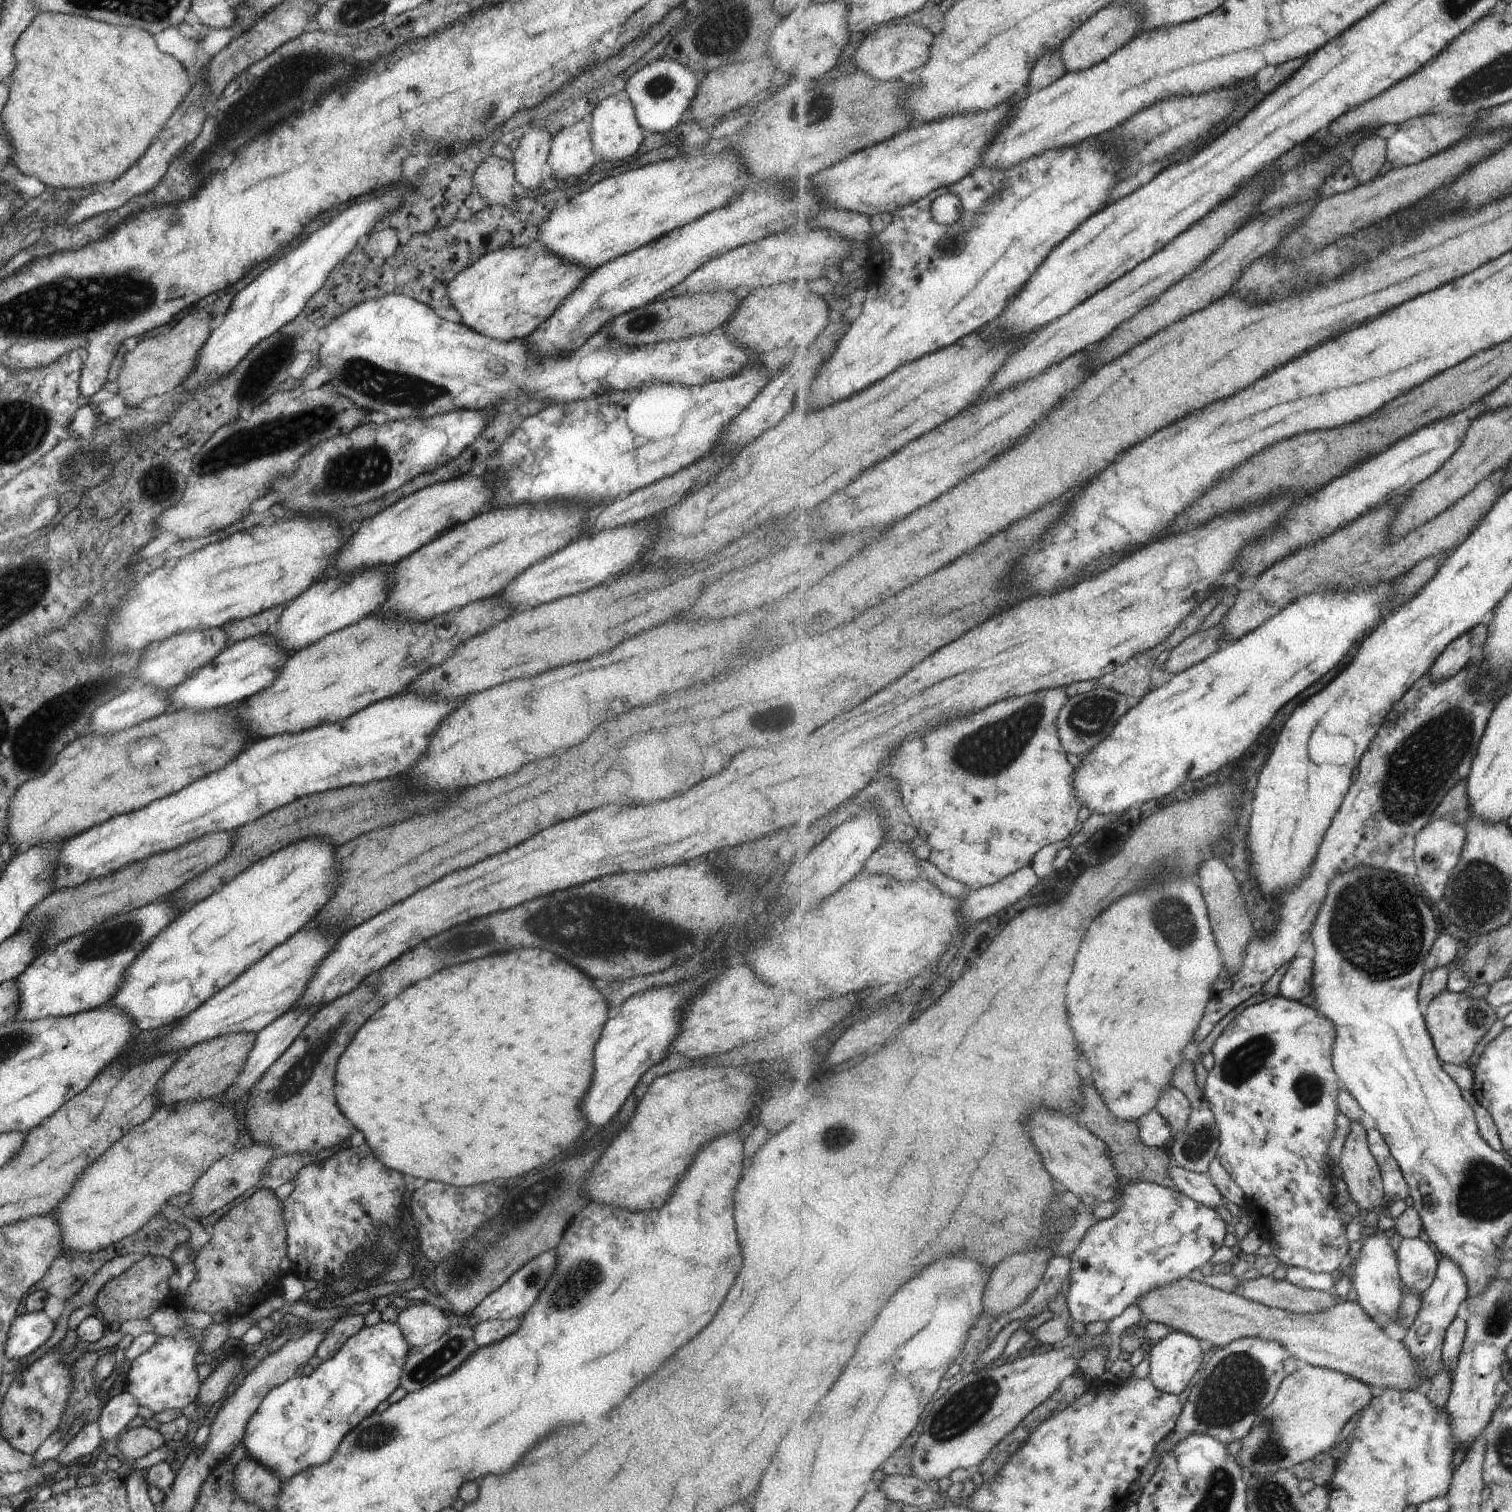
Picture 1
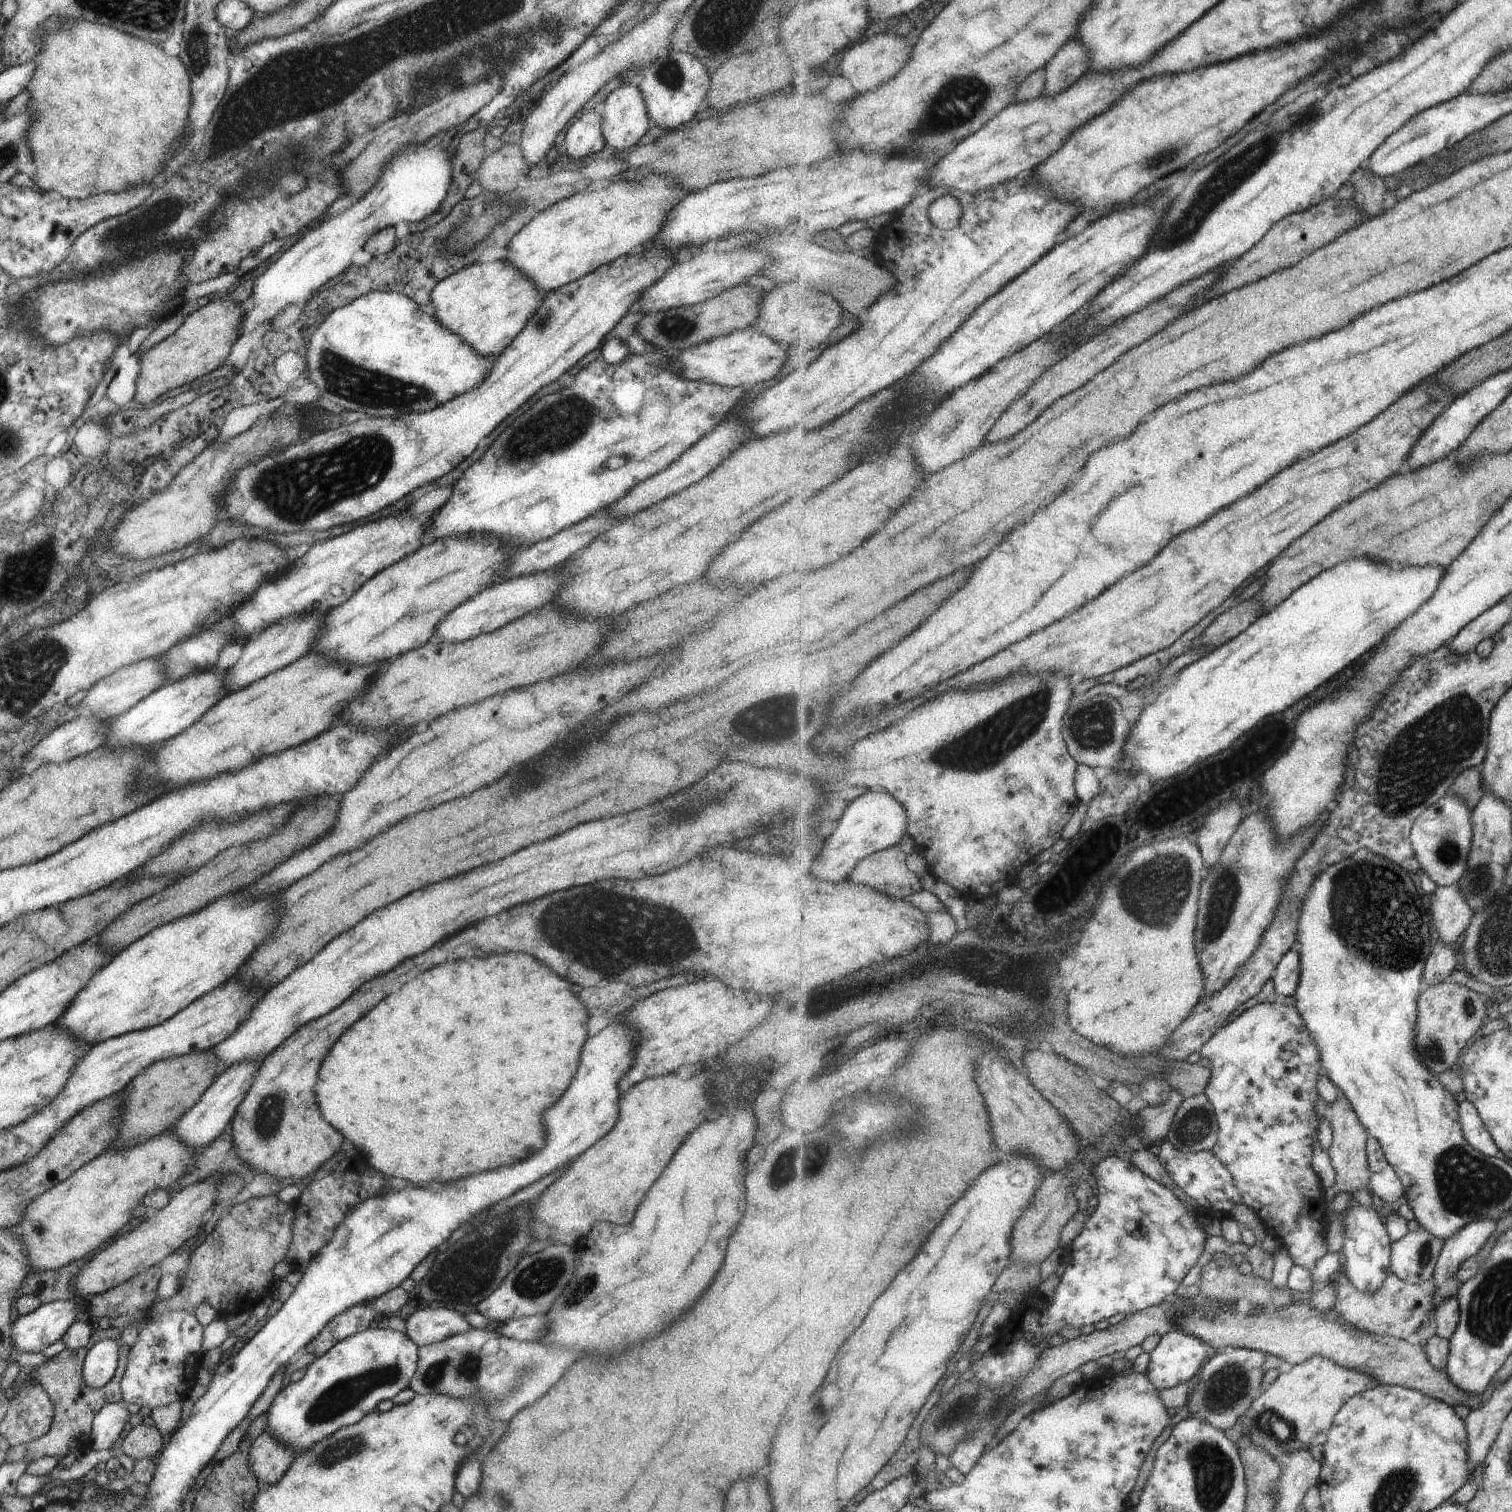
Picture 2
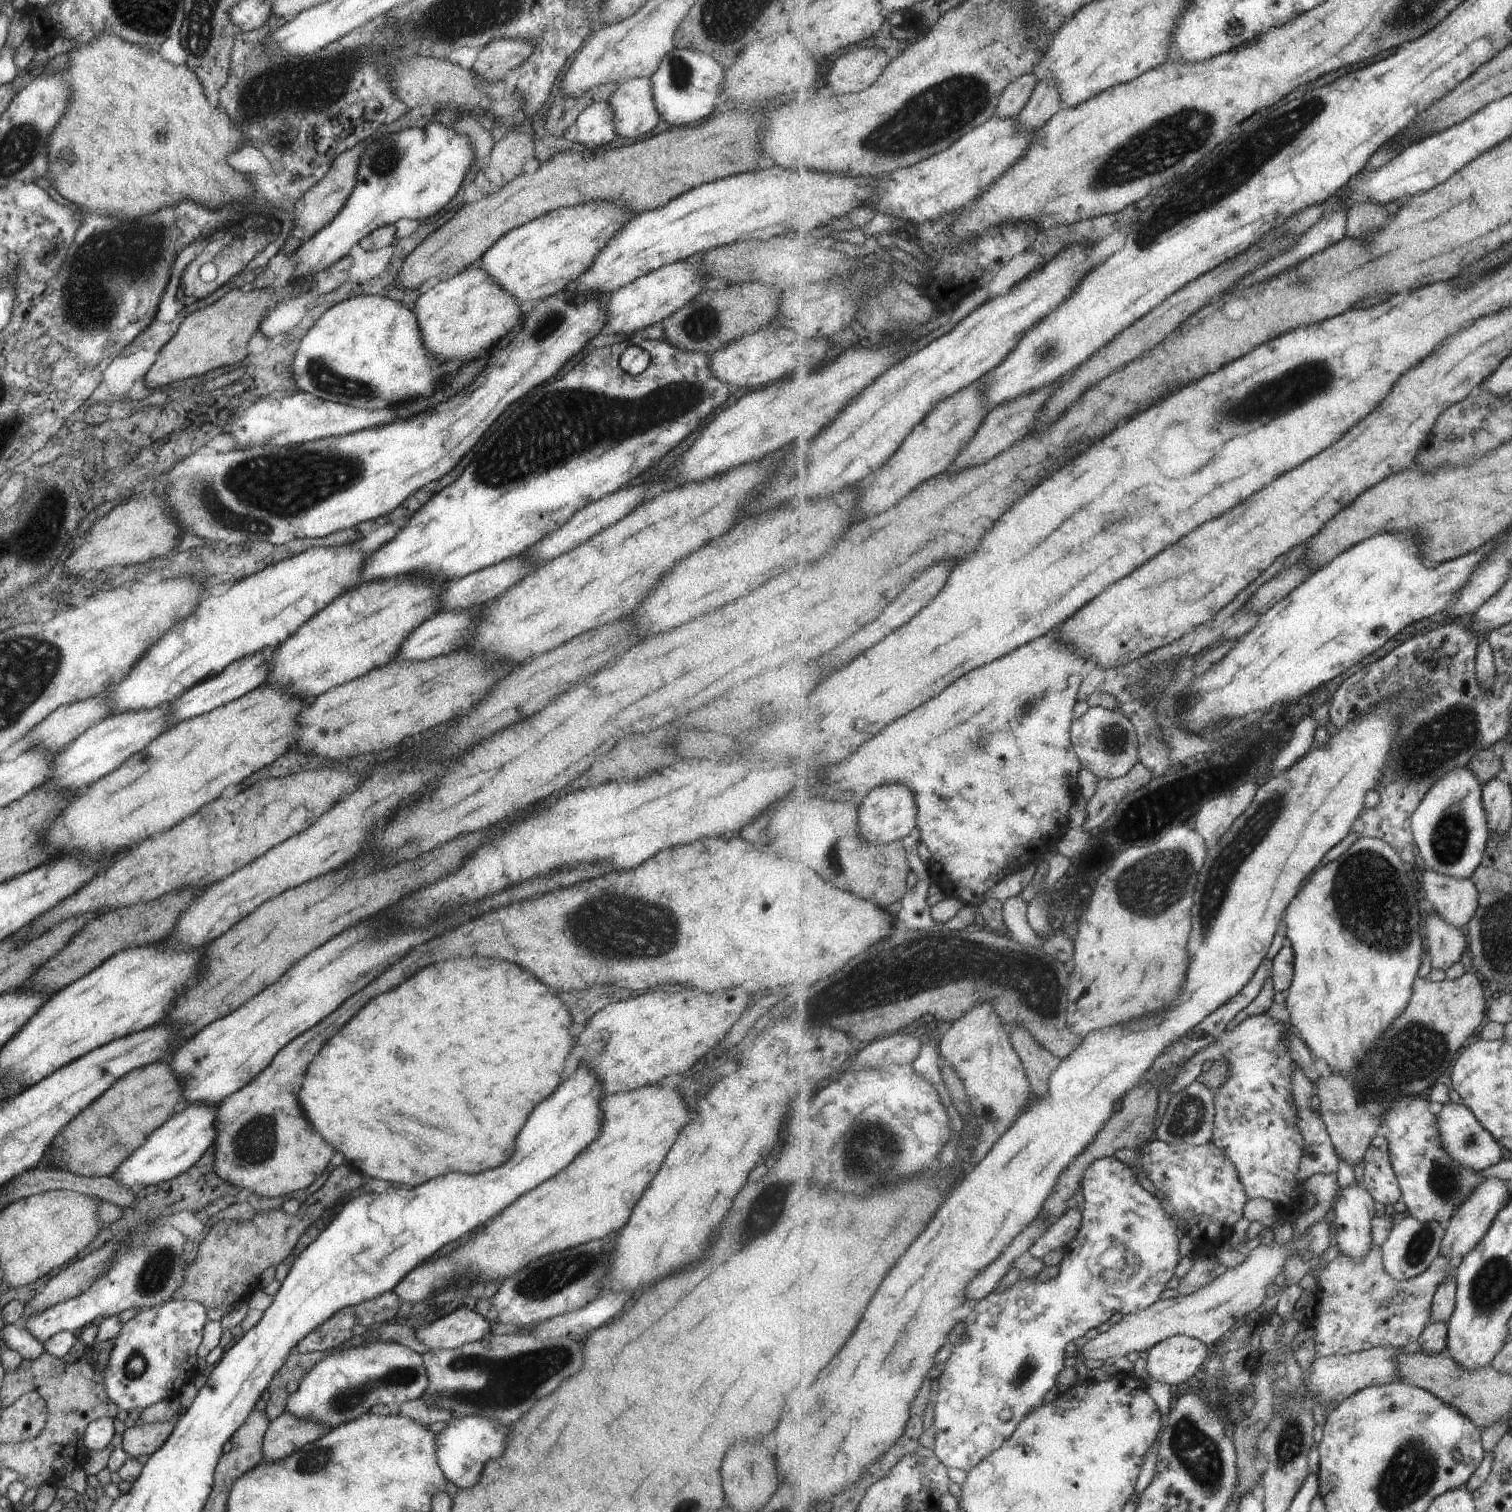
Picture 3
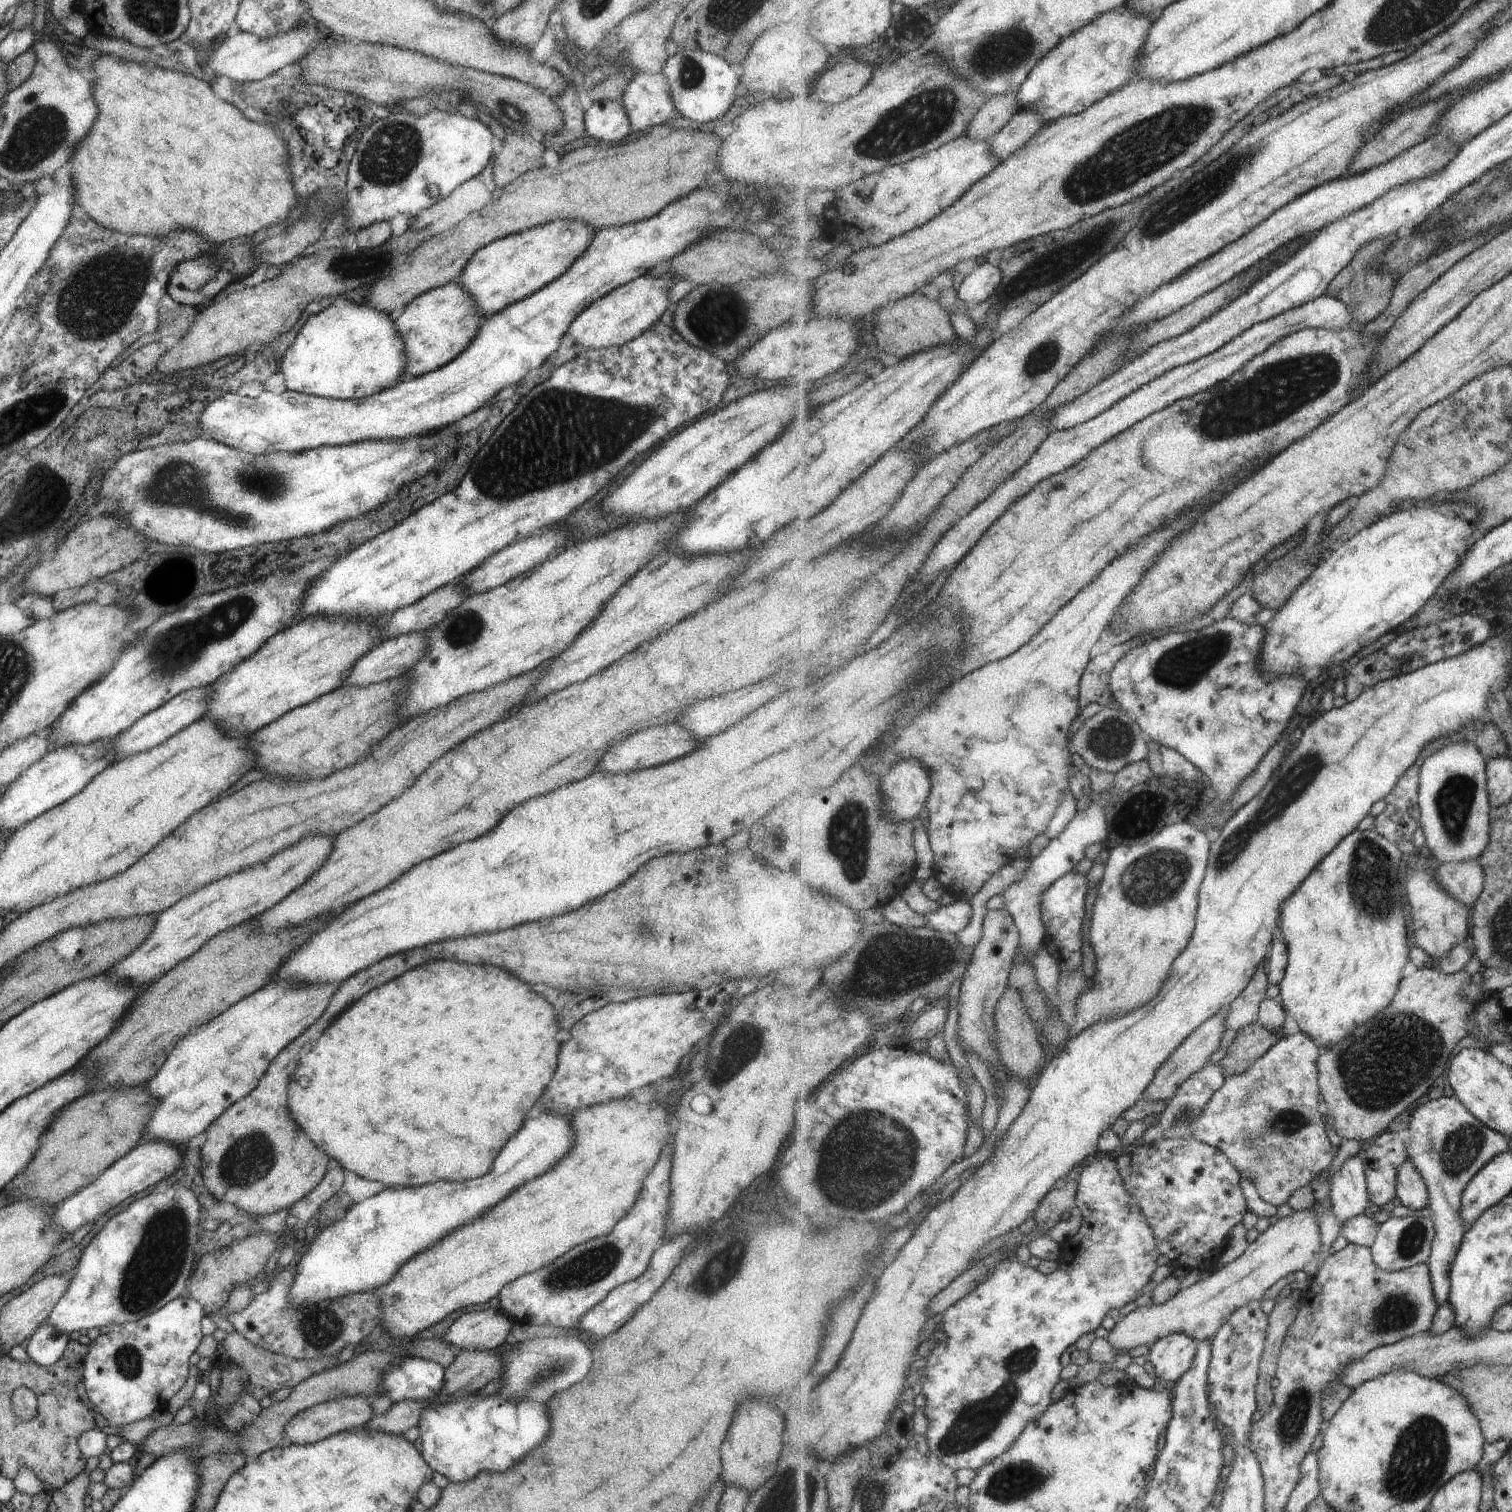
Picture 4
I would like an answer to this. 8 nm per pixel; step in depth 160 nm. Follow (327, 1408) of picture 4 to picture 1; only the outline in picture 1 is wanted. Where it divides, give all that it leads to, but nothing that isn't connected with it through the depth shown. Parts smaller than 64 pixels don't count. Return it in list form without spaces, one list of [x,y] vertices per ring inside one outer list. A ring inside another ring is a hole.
[[[249,1456],[233,1467],[233,1494],[245,1502],[254,1503],[259,1496],[271,1496],[281,1489],[281,1480]]]

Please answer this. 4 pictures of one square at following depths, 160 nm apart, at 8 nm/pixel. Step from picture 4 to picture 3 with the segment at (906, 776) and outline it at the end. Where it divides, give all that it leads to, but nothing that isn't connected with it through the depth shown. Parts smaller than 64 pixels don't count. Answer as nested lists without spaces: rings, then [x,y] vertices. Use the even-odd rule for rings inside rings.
[[[903,784],[885,785],[874,788],[867,796],[859,799],[858,834],[872,845],[890,845],[907,838],[918,828],[918,806],[914,792]]]

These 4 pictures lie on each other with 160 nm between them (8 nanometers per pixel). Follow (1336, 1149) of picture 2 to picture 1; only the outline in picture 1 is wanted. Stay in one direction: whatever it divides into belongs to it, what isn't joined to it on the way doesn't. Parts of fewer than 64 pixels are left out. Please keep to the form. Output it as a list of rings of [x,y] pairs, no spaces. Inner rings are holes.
[[[1352,1122],[1352,1131],[1349,1135],[1347,1144],[1344,1146],[1344,1153],[1341,1162],[1337,1165],[1341,1178],[1348,1186],[1351,1200],[1357,1203],[1361,1209],[1373,1211],[1379,1210],[1385,1202],[1386,1191],[1382,1170],[1375,1155],[1371,1152],[1370,1142],[1368,1141],[1369,1124],[1362,1122]]]

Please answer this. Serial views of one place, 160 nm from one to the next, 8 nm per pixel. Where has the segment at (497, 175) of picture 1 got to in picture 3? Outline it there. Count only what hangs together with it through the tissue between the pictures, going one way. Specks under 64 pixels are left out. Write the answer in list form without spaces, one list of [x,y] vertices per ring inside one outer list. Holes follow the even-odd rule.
[[[513,127],[500,140],[494,142],[488,154],[488,163],[481,168],[488,187],[501,188],[519,173],[523,164],[533,158],[533,137]]]

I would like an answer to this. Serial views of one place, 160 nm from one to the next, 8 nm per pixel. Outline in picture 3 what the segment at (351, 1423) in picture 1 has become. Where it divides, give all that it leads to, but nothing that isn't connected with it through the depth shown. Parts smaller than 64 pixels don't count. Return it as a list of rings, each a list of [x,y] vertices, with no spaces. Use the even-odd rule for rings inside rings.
[[[379,1341],[346,1350],[336,1350],[316,1362],[300,1378],[297,1390],[288,1395],[284,1410],[298,1419],[318,1423],[326,1431],[369,1412],[369,1408],[373,1404],[386,1404],[395,1408],[403,1401],[421,1398],[427,1383],[428,1378],[424,1371],[423,1359],[418,1352],[391,1341]]]

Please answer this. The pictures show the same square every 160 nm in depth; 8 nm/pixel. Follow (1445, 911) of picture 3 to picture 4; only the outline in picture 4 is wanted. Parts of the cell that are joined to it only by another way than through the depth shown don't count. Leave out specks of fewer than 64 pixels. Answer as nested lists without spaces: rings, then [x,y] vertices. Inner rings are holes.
[[[1478,860],[1438,864],[1434,870],[1434,878],[1468,908],[1476,905],[1485,890],[1484,870]]]

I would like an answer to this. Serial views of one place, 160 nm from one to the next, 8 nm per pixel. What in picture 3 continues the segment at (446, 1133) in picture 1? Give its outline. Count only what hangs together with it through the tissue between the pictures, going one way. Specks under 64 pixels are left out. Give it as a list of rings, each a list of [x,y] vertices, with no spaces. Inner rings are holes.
[[[473,956],[437,961],[420,968],[395,988],[369,999],[365,1006],[332,1034],[306,1066],[303,1082],[296,1097],[312,1129],[317,1130],[325,1142],[329,1142],[335,1150],[339,1150],[345,1156],[345,1160],[365,1176],[389,1180],[393,1184],[399,1182],[415,1186],[447,1172],[465,1172],[472,1175],[499,1166],[512,1155],[515,1137],[529,1113],[556,1089],[563,1061],[569,1054],[569,1049],[575,1044],[575,1039],[569,1030],[571,1023],[569,1011],[557,998],[557,993],[549,992],[547,986],[543,986],[539,980],[535,980],[535,976],[527,974],[515,963],[499,959],[485,960]]]

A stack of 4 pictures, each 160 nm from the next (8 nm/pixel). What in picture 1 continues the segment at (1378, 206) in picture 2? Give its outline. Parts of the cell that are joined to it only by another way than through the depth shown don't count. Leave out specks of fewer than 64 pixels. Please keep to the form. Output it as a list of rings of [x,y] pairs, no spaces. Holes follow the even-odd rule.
[[[1371,134],[1355,144],[1349,164],[1361,185],[1380,176],[1388,160],[1387,143],[1384,138]]]

